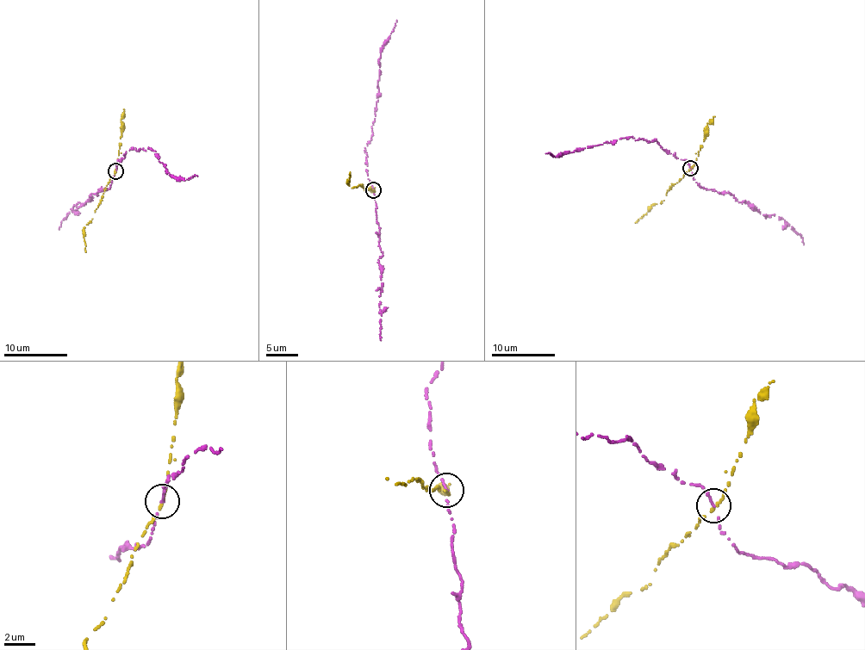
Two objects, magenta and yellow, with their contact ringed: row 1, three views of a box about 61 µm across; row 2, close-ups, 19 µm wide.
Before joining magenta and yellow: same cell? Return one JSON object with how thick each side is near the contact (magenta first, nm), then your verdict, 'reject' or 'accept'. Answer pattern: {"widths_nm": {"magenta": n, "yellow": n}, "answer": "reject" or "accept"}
{"widths_nm": {"magenta": 150, "yellow": 160}, "answer": "reject"}

